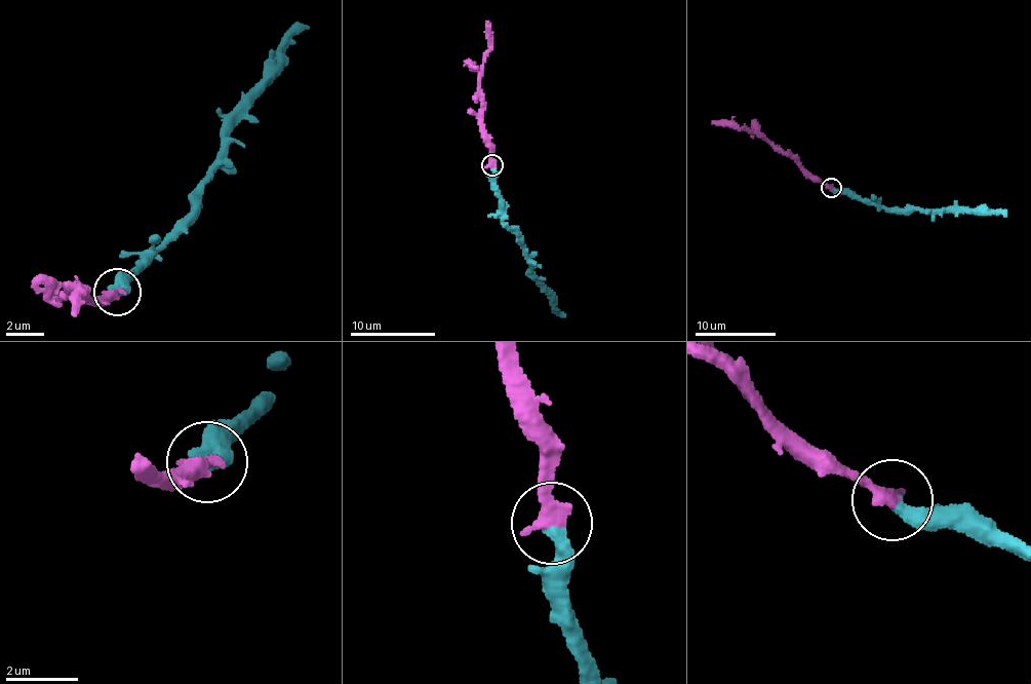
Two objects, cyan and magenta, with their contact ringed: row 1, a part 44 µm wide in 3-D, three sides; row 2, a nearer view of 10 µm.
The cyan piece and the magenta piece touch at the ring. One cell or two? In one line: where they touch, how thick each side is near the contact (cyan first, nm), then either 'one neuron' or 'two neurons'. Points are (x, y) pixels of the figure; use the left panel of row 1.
(117, 292) | 380/440 nm | one neuron

